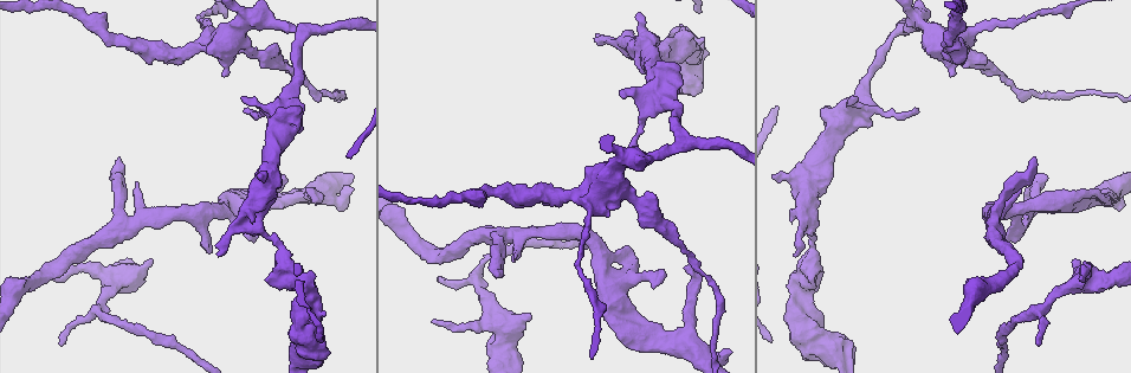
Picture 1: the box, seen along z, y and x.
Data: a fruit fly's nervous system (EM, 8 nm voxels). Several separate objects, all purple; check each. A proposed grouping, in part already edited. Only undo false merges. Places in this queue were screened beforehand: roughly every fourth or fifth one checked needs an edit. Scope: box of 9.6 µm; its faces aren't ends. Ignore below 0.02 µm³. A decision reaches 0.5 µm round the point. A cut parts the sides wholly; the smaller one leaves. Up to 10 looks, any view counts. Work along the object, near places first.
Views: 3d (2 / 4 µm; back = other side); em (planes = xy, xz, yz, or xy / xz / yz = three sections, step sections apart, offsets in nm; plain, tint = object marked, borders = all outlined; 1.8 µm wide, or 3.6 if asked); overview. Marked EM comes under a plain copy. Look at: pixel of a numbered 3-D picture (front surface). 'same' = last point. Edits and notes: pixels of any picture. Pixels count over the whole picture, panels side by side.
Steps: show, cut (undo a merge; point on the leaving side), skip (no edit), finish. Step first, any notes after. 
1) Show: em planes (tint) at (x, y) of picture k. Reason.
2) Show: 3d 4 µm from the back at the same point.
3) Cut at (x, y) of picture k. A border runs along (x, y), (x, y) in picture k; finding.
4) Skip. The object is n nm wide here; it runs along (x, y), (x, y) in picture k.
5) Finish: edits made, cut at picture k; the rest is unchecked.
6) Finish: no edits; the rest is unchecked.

Show: 3d 4 µm at (120, 39) of picture 1. Narrows sharply.

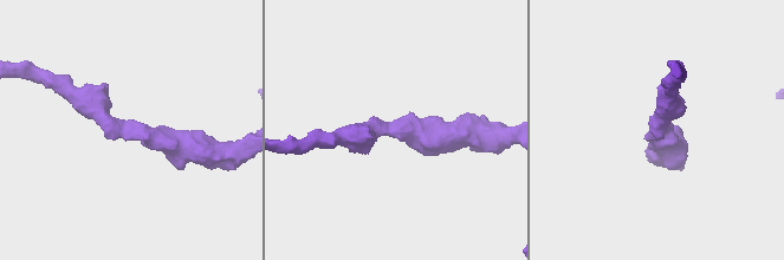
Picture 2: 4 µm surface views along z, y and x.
Show: em 3.6 µm planes (tint) at (397, 129) of picture 2. The arms are 360, 400 nm wide.

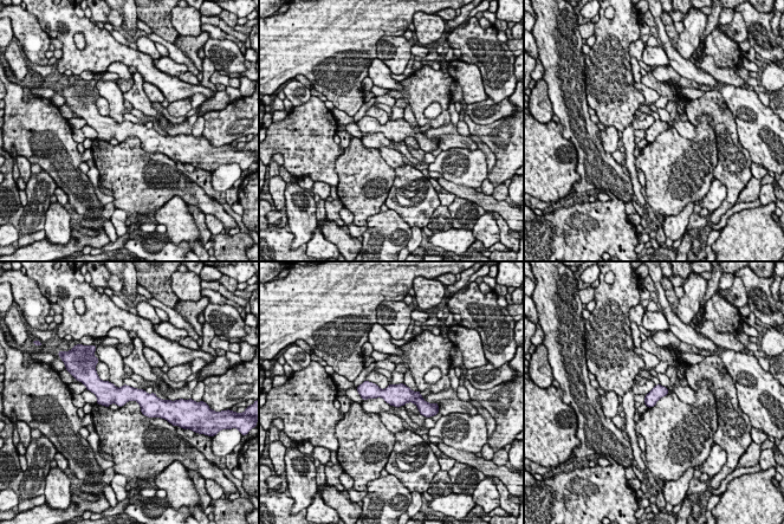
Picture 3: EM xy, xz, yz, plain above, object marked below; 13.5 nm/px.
Skip. It runs along (94, 387), (159, 405) in picture 3; continuous, no second neuron.

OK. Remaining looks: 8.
Show: em 3.6 µm planes (tint) at (239, 42) of picture 1. Thin neck.

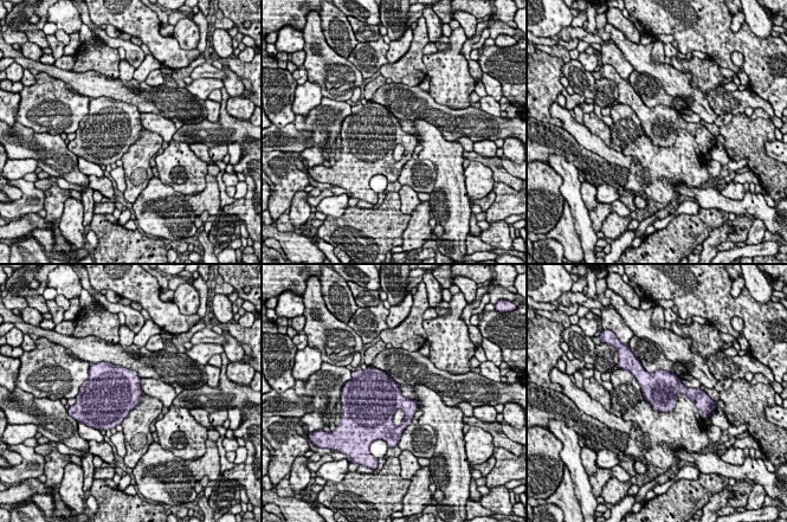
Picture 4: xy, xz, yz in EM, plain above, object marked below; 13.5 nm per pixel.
Skip. The object is 480 nm wide here; continuous, no second neuron.

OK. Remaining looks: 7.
Show: em 3.6 µm planes (tint) at (811, 207) of picture 1. Abrupt turn.

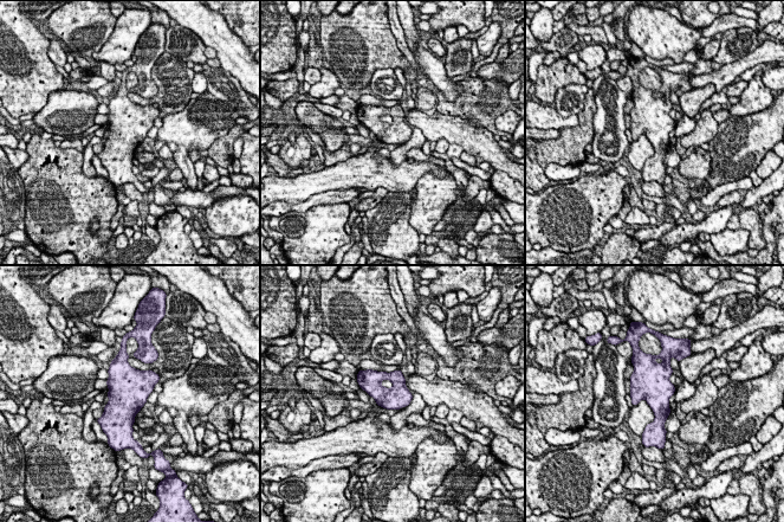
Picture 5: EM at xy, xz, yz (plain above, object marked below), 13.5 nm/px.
Skip. All the same neuron.

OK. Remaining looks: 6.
Show: 3d 2 µm from the back at (301, 197) of picture 1. Abrupt turn.

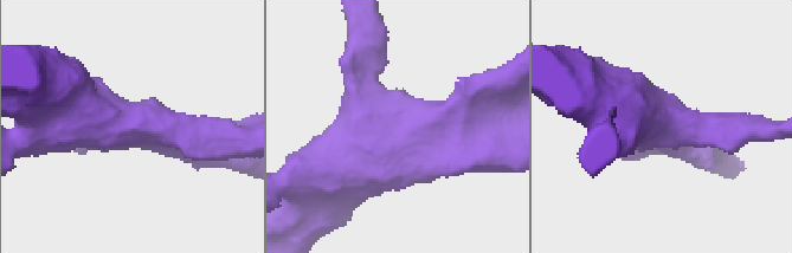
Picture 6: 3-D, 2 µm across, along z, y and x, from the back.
Show: em yz step 8 (tint) at (388, 136) of picture 6. 3 arms meet here; the arms are 220, 220, 400 nm wide; shape alone is not enough.

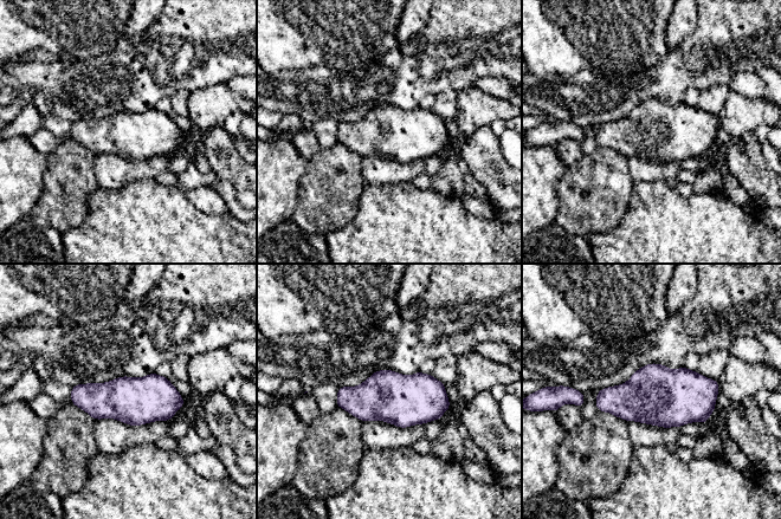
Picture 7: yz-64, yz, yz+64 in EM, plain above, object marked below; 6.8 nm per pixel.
Skip. Continuous, no second neuron.

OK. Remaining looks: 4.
Finish: no edits; the rest is unchecked.

